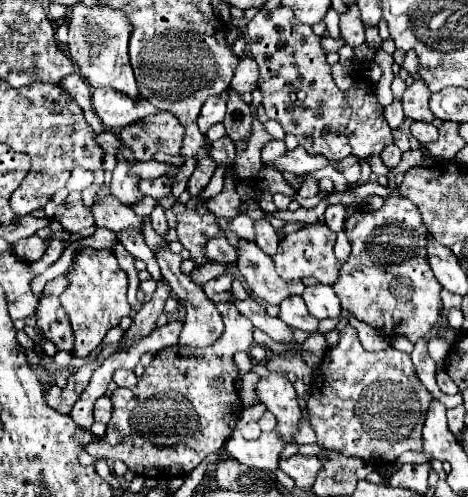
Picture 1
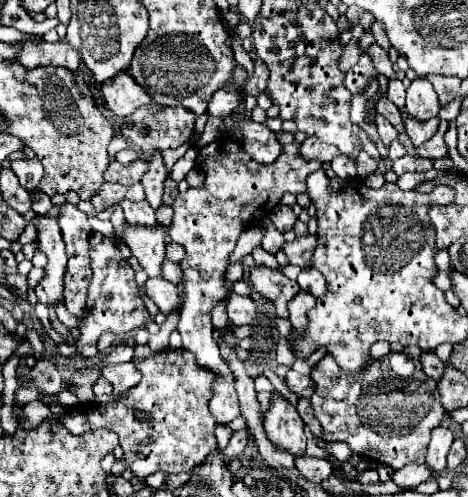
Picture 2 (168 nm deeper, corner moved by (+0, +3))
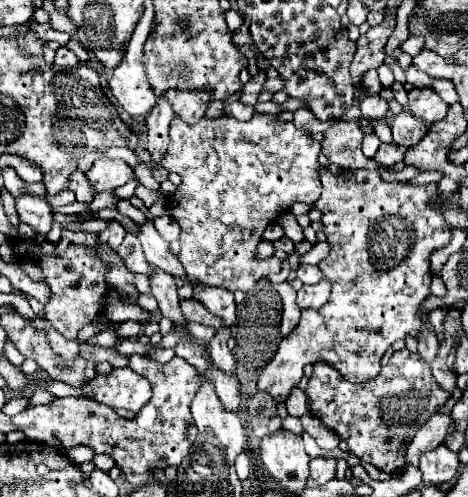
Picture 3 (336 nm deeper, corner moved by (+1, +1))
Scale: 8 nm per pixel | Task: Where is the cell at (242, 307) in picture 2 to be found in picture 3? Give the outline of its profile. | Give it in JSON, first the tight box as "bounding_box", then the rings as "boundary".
{"bounding_box":[193,285,237,327],"boundary":[[[197,285],[193,287],[193,297],[201,301],[215,317],[219,317],[227,327],[235,325],[235,313],[237,313],[237,303],[233,299],[233,293],[223,289],[223,287],[205,287]]]}

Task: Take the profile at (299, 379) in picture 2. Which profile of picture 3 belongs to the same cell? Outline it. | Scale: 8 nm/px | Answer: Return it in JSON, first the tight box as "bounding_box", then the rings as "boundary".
{"bounding_box":[287,385,309,417],"boundary":[[[297,385],[291,389],[291,395],[287,397],[287,411],[289,415],[295,415],[295,417],[301,417],[303,413],[309,411],[309,399],[305,391],[299,389]]]}

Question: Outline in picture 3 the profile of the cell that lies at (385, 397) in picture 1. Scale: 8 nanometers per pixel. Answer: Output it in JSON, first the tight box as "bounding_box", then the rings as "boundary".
{"bounding_box":[305,351,451,473],"boundary":[[[395,351],[391,361],[381,373],[363,385],[345,381],[331,365],[317,361],[309,385],[305,389],[311,413],[321,419],[325,427],[347,441],[353,455],[365,463],[373,463],[385,473],[401,471],[407,467],[407,447],[413,435],[427,423],[429,417],[439,413],[451,397],[443,391],[431,375],[431,367],[411,351]]]}

